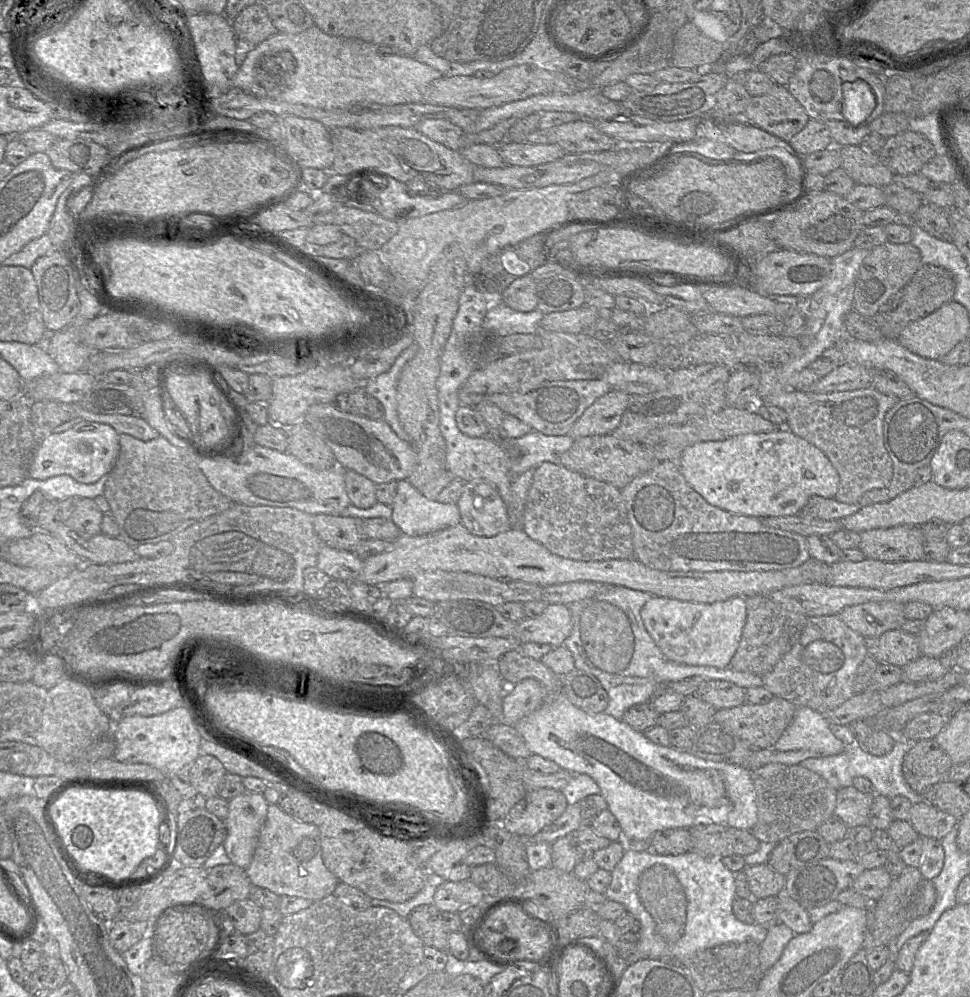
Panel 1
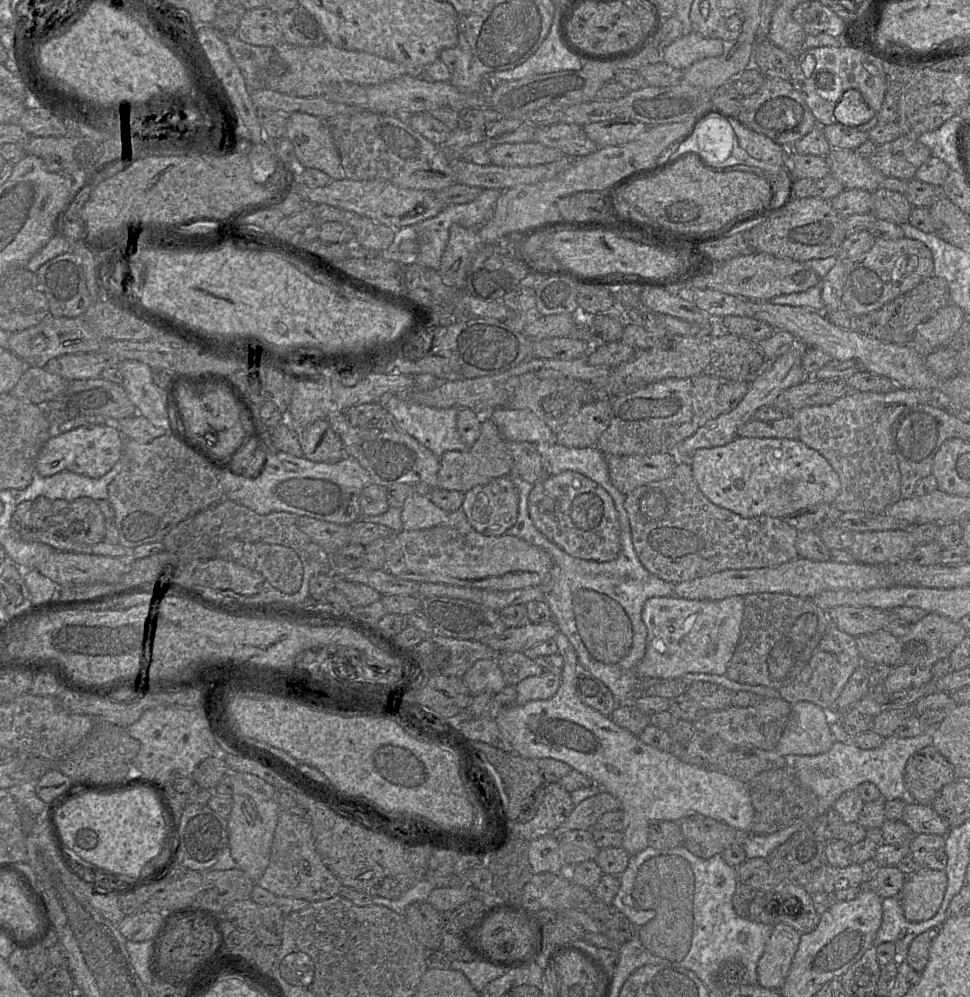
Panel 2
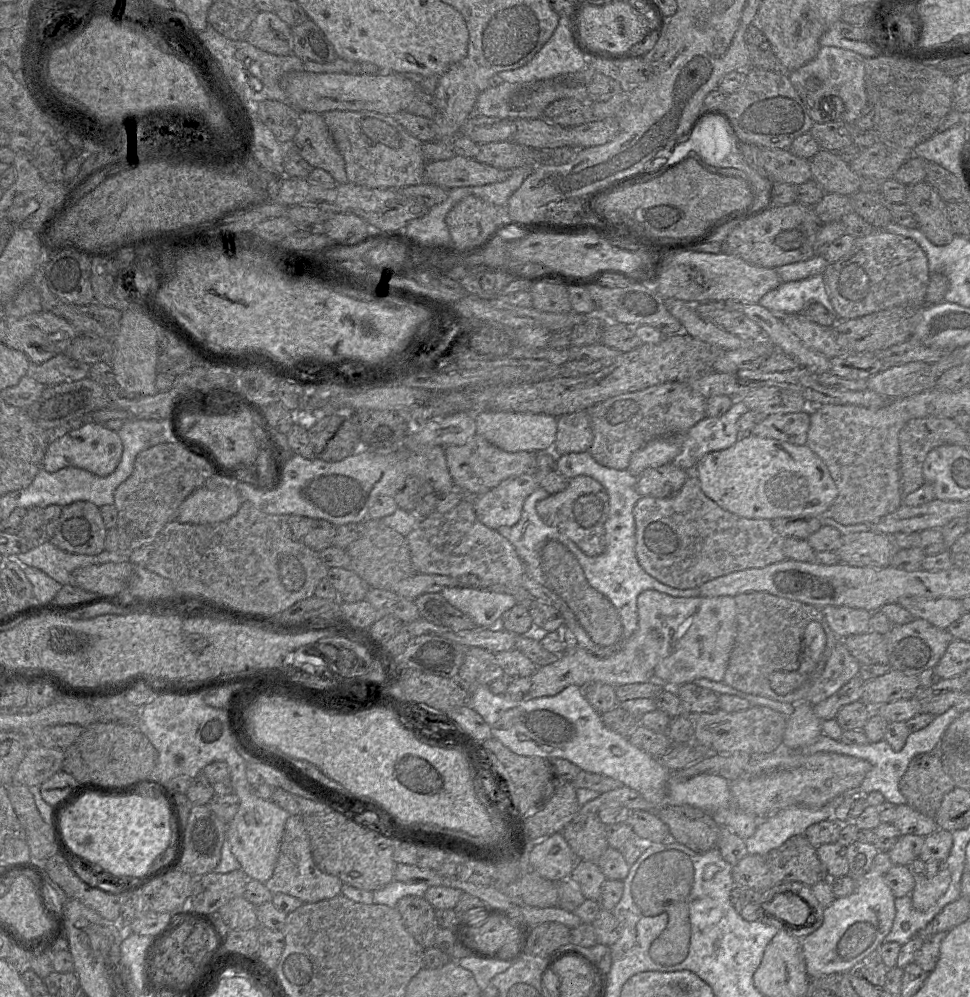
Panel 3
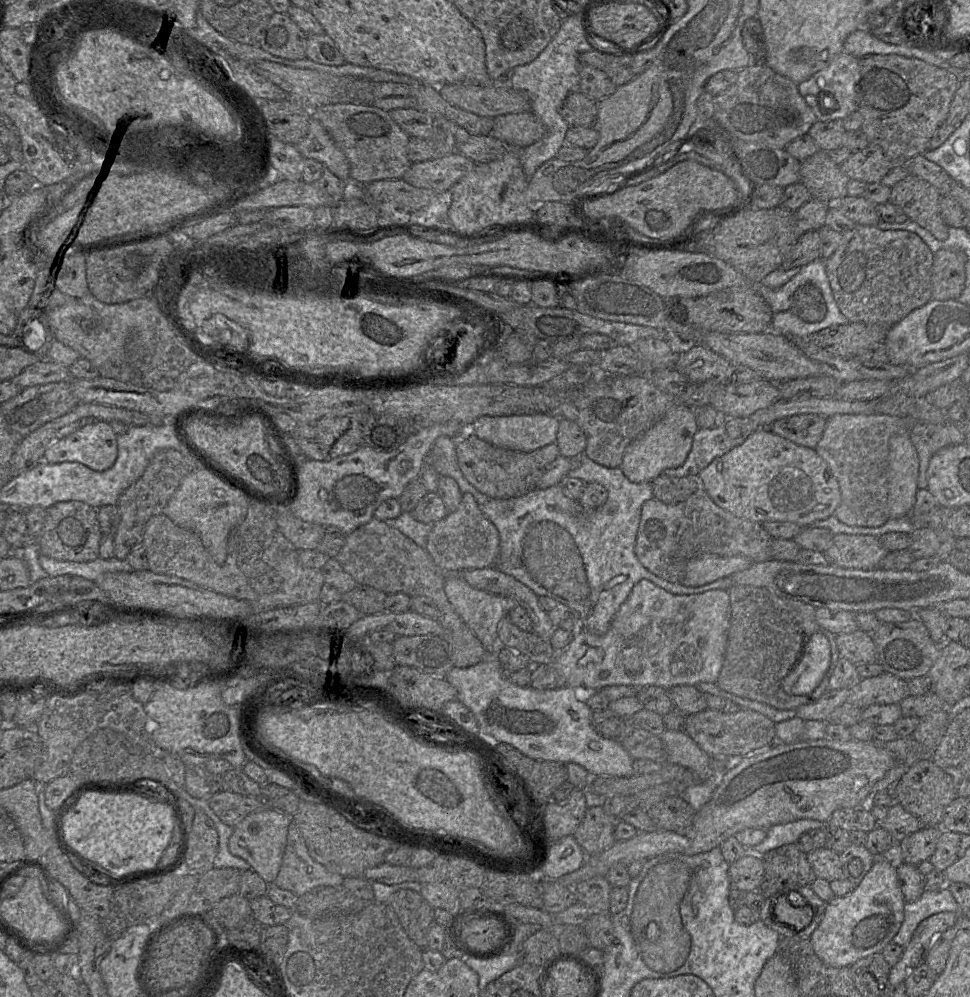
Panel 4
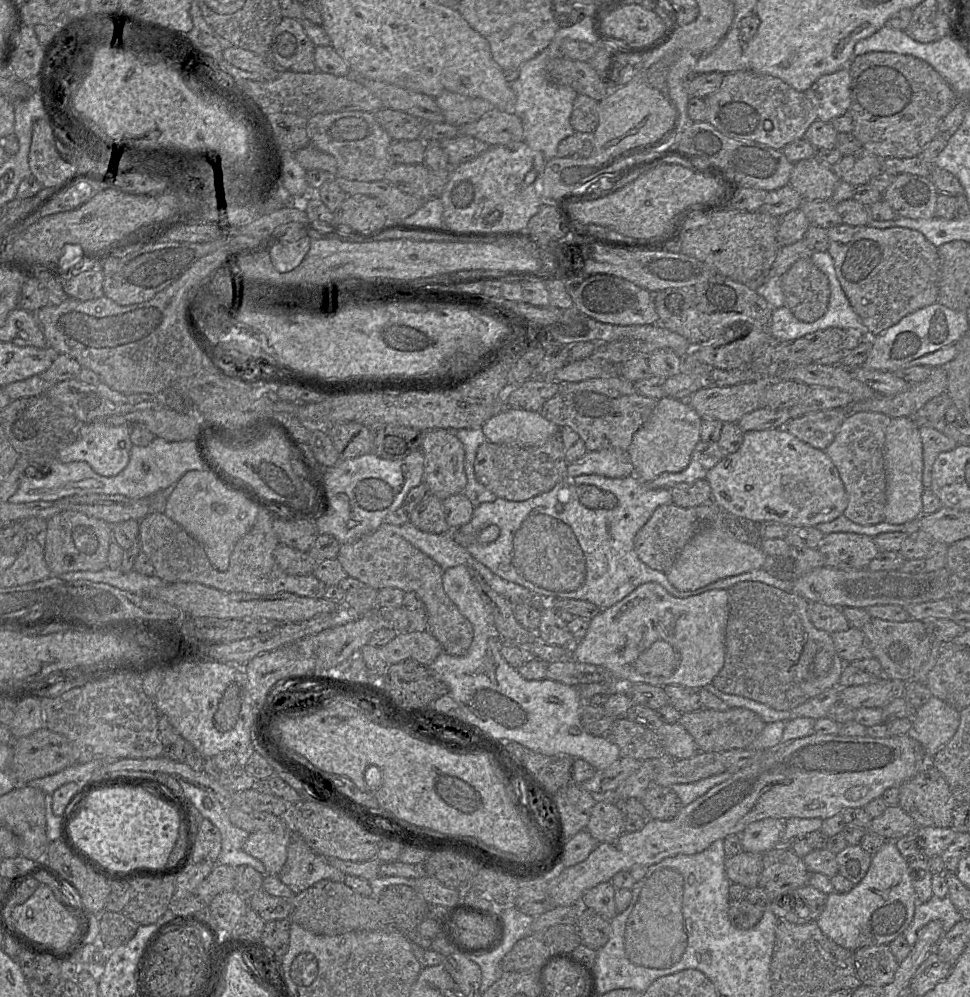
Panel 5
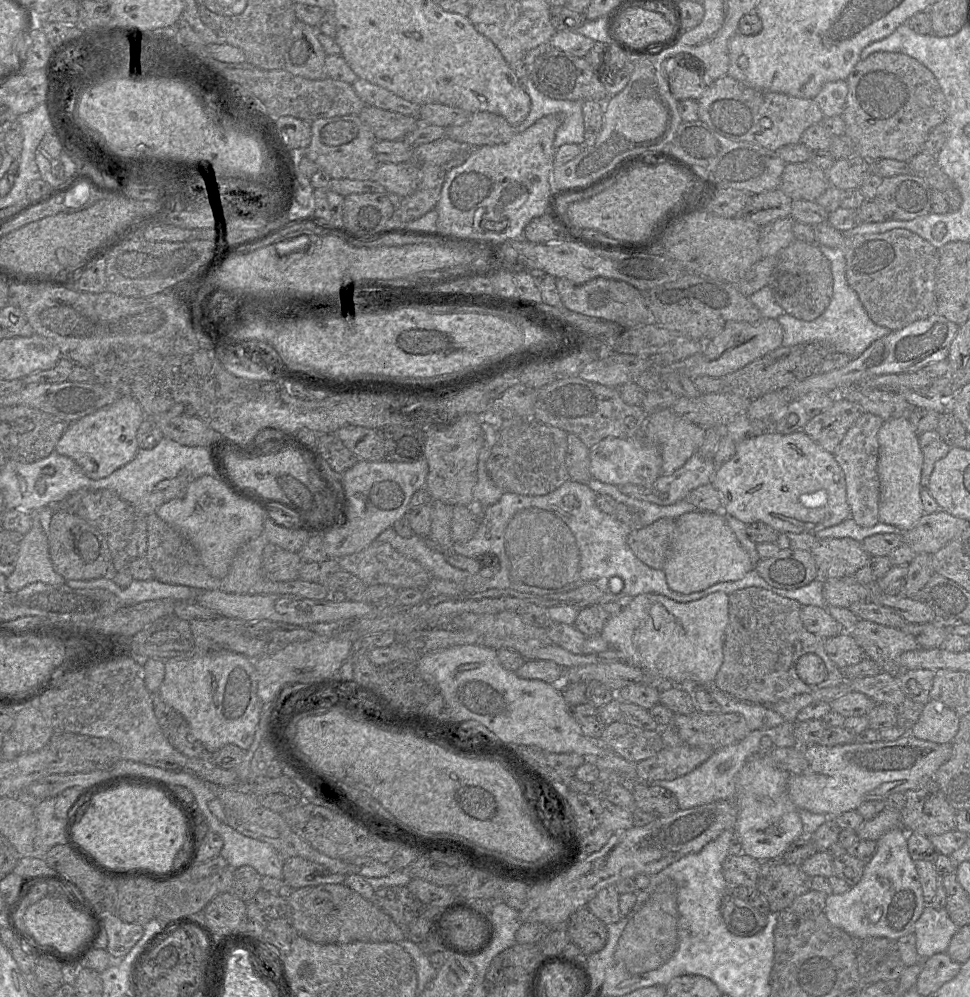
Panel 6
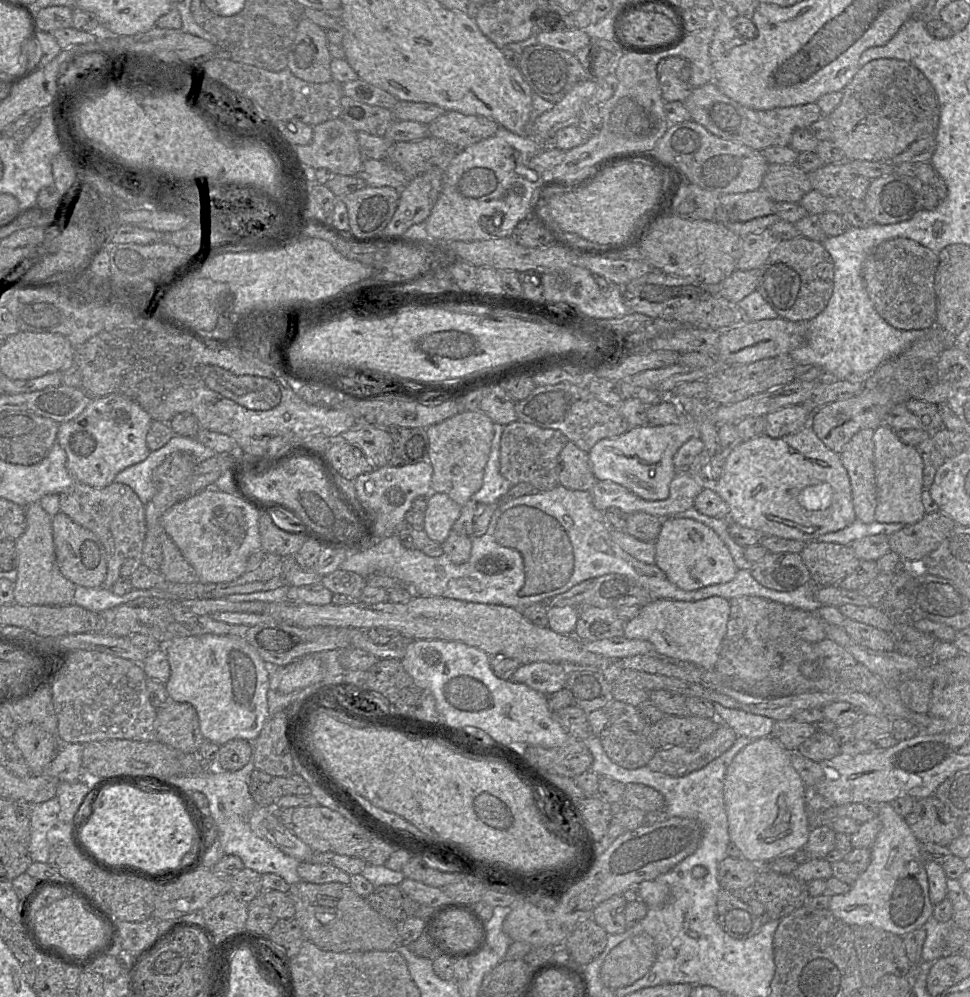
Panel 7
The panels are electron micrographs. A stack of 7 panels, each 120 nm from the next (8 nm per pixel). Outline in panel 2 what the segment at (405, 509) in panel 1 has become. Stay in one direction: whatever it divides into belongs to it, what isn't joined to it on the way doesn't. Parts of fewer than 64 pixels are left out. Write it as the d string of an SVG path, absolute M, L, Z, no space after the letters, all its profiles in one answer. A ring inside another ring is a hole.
M412 492L401 508L403 529L425 530L447 520L449 513L436 506L428 496Z

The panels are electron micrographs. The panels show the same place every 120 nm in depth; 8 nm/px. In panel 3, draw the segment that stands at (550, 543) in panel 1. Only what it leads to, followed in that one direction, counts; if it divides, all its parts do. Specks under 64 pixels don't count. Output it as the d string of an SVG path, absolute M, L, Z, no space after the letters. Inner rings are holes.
M576 476L570 479L563 491L537 502L536 511L544 524L557 528L587 556L598 556L604 552L609 497L604 487L593 478Z

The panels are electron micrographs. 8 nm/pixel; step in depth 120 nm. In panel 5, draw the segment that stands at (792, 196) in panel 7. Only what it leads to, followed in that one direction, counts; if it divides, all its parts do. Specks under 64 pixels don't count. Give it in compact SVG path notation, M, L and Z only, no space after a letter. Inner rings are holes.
M814 156L794 163L789 185L804 200L829 201L840 181L831 166Z

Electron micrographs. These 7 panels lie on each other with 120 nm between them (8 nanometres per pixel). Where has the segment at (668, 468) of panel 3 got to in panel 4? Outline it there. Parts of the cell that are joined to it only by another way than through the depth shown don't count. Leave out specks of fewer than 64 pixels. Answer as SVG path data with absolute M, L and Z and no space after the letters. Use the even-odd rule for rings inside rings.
M660 474L651 481L653 499L665 504L677 504L687 500L701 486L698 477L673 477Z

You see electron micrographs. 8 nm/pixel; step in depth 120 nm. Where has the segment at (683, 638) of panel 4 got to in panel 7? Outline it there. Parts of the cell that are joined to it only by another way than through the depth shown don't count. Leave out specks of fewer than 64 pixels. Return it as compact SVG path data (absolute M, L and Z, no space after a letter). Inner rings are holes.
M718 596L693 602L654 599L639 607L638 615L625 623L623 637L649 641L655 654L664 658L714 669L730 616L728 600Z

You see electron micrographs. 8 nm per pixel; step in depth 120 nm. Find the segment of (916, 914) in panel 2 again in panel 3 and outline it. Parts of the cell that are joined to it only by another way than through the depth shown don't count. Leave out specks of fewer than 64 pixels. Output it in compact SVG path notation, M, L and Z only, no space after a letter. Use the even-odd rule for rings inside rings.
M948 868L932 878L918 878L910 894L913 907L918 911L931 908L947 891L950 881L951 873Z

